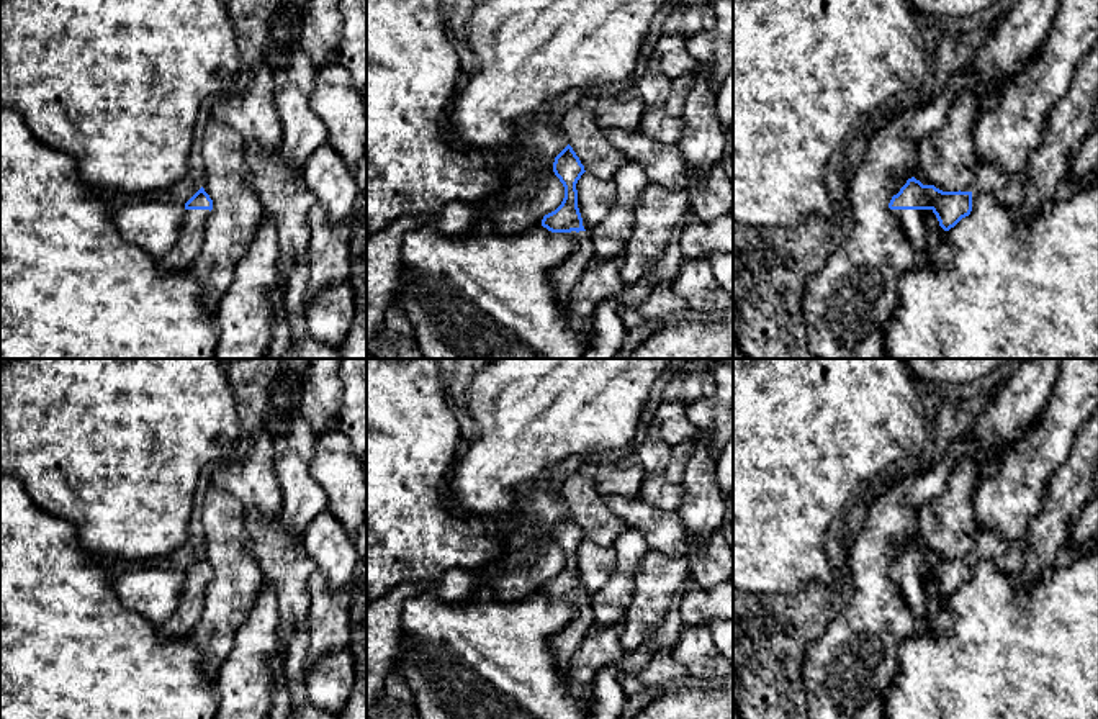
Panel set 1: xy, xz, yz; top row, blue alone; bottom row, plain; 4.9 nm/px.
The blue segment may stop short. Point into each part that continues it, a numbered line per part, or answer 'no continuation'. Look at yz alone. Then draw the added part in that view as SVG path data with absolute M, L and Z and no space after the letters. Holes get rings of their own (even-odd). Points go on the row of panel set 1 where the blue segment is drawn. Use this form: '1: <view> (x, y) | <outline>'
1: yz (912, 221) | M890 210L890 211L898 219L910 247L918 255L921 255L928 237L926 210Z

